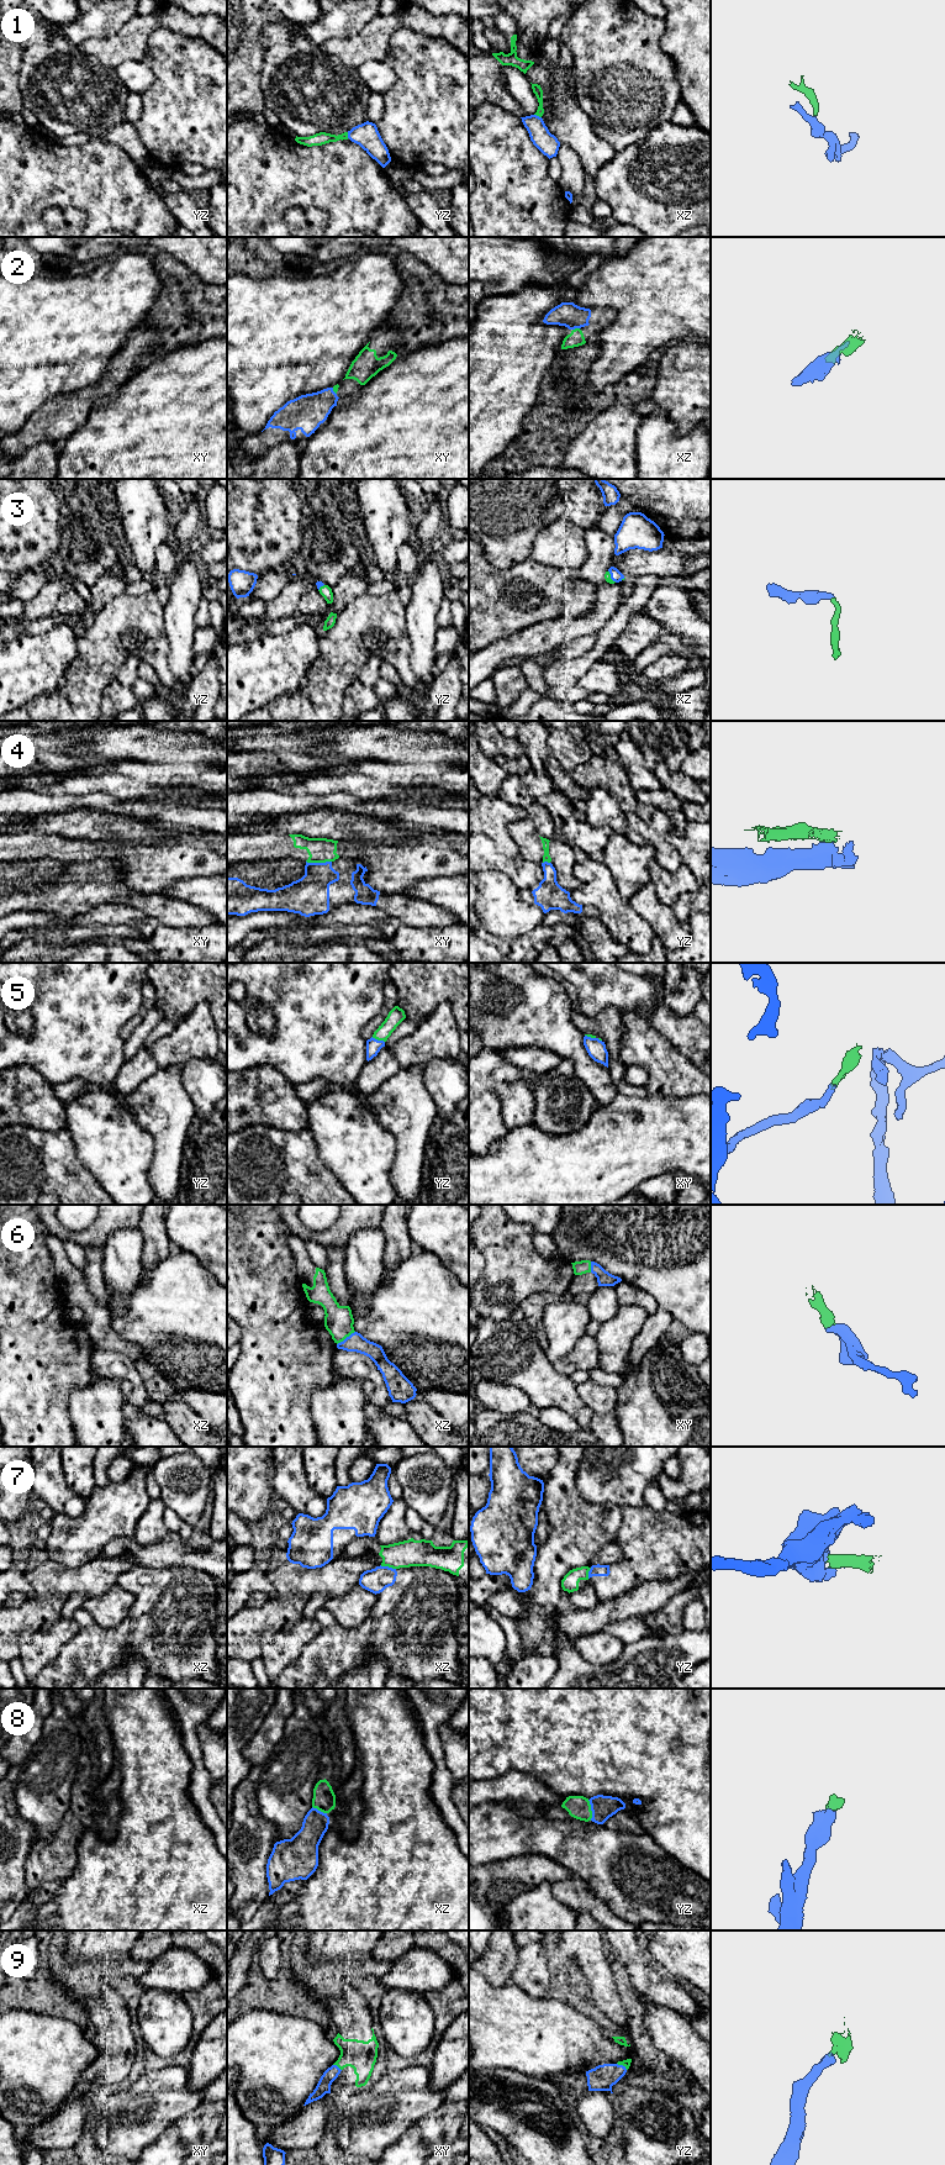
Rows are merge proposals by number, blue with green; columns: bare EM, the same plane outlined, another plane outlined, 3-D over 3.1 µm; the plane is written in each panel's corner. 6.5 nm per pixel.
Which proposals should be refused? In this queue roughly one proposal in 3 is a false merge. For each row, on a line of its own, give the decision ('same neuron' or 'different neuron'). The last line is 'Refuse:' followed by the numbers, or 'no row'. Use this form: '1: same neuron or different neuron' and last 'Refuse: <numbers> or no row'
1: same neuron
2: same neuron
3: same neuron
4: different neuron
5: same neuron
6: same neuron
7: different neuron
8: same neuron
9: same neuron
Refuse: 4, 7

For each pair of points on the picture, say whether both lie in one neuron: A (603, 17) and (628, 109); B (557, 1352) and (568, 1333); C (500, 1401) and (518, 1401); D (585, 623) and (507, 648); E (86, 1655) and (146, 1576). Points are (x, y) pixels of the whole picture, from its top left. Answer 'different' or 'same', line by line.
A: same
B: same
C: same
D: same
E: same

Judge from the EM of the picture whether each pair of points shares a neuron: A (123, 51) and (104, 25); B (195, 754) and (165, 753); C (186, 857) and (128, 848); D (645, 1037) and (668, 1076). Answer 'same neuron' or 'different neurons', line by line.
A: different neurons
B: same neuron
C: same neuron
D: same neuron

